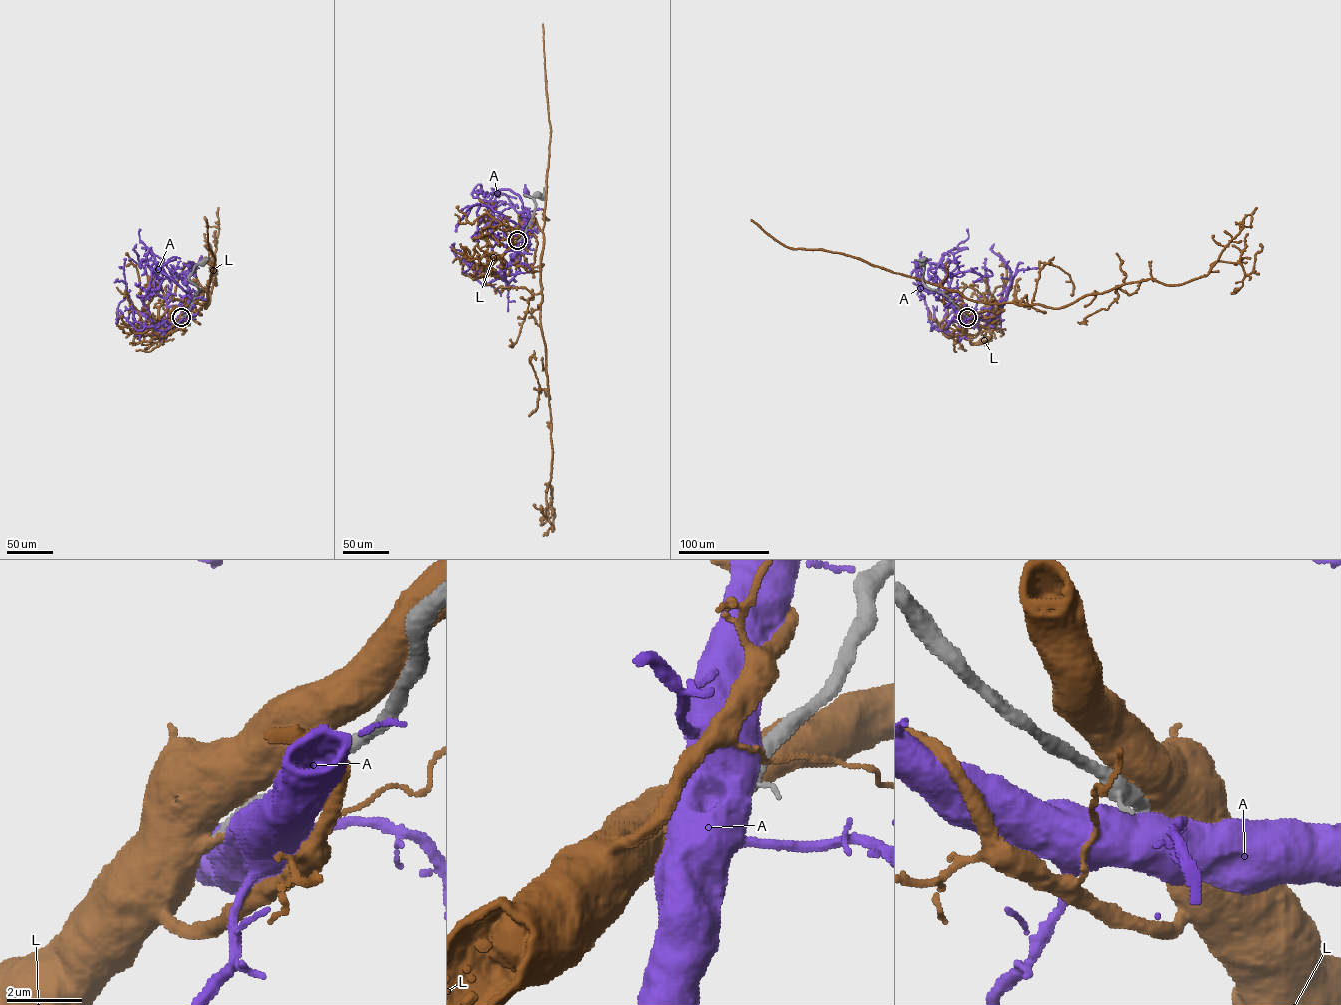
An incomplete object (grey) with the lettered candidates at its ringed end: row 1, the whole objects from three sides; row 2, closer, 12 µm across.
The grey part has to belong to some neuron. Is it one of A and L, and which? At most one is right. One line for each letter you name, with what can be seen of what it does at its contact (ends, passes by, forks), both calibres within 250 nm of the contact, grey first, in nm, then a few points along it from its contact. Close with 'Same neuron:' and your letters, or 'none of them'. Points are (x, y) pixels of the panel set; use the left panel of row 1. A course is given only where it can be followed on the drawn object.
L: it ends; calibres 440 and 750 nm; course (182, 316), (201, 290), (207, 293), (205, 308), (214, 279), (216, 284), (207, 247)
Same neuron: L

